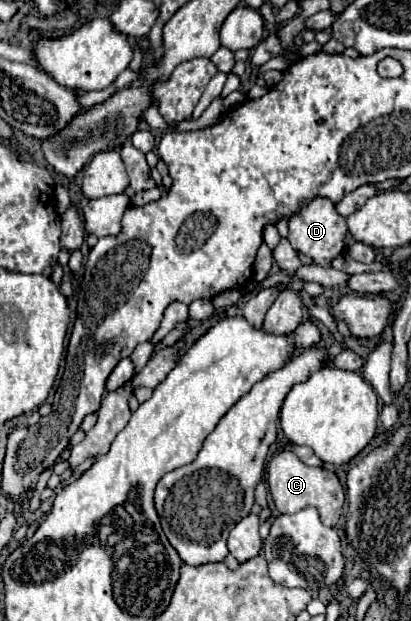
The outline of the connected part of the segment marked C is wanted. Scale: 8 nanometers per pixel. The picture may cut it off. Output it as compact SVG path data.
M285 450L277 454L269 466L267 466L267 484L275 502L275 508L281 514L295 514L307 506L313 506L319 510L321 522L325 526L335 526L339 522L343 504L345 504L345 490L335 476L335 472L329 472L325 468L311 468L303 464L291 450Z

